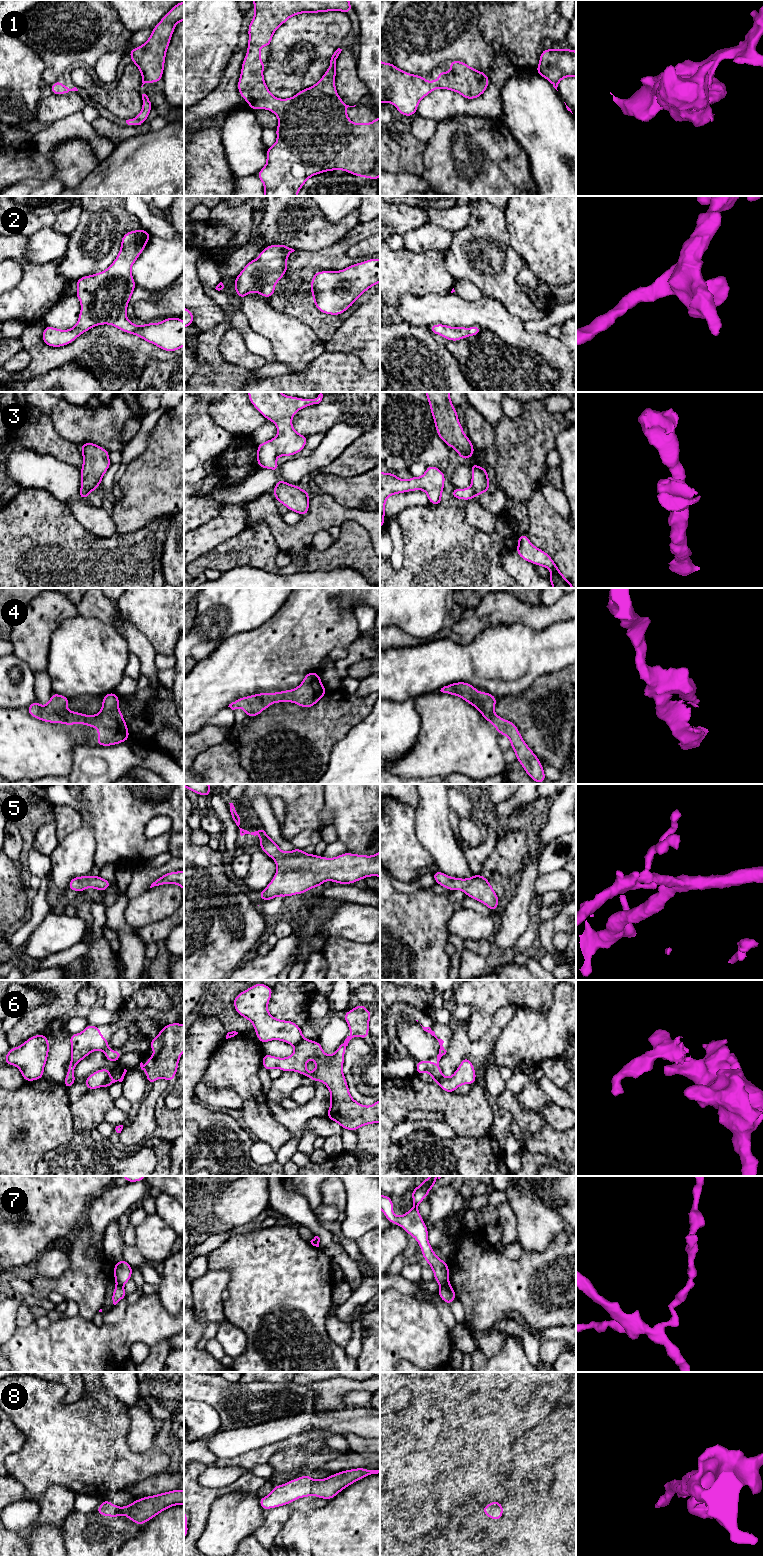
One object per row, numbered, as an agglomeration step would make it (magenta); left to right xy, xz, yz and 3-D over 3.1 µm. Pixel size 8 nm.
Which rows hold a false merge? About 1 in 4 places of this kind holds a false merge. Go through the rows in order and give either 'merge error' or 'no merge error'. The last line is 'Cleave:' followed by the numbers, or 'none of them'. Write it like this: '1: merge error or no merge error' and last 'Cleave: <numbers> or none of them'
1: no merge error
2: no merge error
3: merge error
4: no merge error
5: no merge error
6: merge error
7: merge error
8: no merge error
Cleave: 3, 6, 7

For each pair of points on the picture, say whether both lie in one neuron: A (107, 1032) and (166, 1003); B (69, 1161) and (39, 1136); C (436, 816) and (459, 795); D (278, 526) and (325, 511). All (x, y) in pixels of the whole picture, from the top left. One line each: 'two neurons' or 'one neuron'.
A: one neuron
B: two neurons
C: two neurons
D: one neuron

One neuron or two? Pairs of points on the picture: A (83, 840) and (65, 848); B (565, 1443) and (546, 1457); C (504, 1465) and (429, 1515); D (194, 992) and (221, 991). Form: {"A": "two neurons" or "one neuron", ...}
{"A": "one neuron", "B": "one neuron", "C": "two neurons", "D": "two neurons"}

